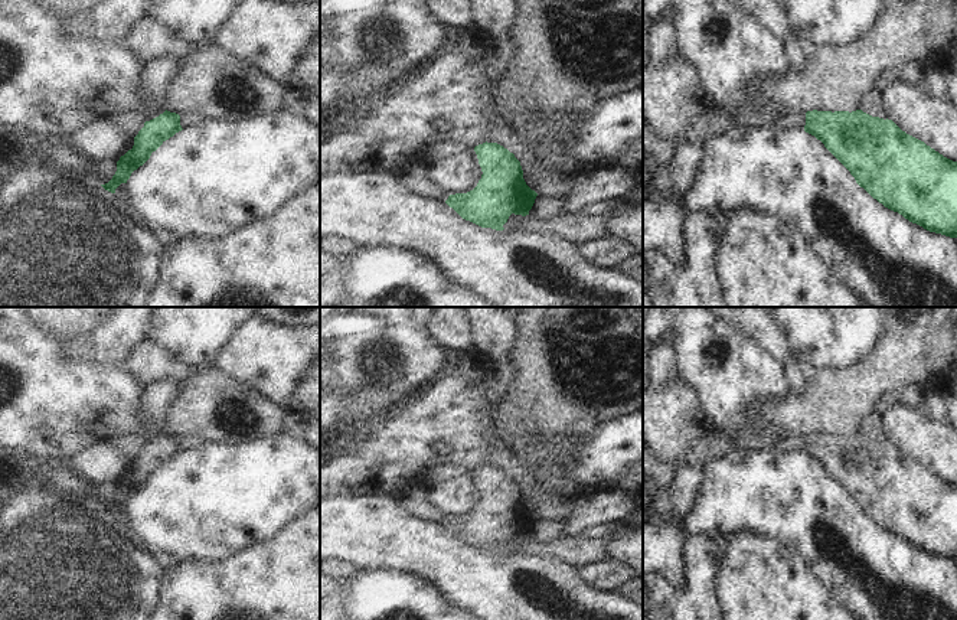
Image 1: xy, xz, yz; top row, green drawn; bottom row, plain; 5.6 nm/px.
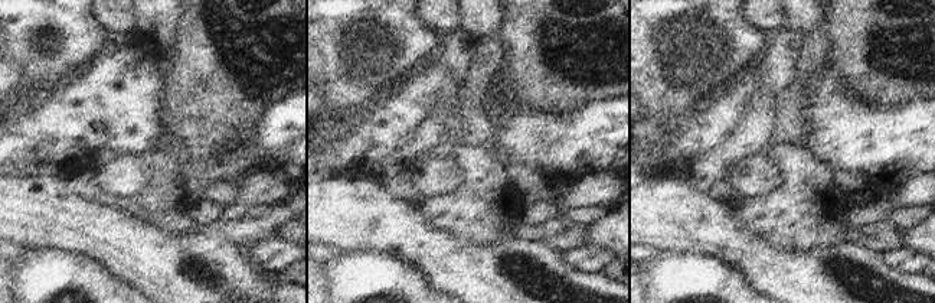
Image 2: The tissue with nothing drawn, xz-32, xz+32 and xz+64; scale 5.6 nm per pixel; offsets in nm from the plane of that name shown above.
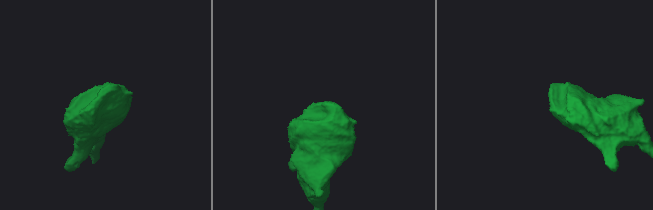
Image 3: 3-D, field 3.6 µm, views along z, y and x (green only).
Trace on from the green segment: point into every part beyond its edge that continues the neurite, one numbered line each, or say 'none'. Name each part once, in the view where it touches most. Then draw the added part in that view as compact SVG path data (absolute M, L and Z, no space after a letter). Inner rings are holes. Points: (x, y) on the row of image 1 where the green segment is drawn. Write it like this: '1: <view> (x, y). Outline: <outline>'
none.

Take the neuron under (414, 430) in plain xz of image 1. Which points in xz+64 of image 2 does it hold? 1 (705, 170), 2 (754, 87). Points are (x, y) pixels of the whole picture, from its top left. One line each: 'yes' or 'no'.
1: no
2: yes

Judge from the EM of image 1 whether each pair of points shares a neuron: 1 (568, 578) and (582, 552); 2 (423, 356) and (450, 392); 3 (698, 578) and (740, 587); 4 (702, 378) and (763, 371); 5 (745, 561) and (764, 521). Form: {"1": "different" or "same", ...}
{"1": "different", "2": "different", "3": "different", "4": "same", "5": "different"}

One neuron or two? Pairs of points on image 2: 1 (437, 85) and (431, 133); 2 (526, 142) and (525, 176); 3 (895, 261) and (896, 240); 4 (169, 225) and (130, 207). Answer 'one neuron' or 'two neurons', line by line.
1: two neurons
2: two neurons
3: two neurons
4: one neuron

